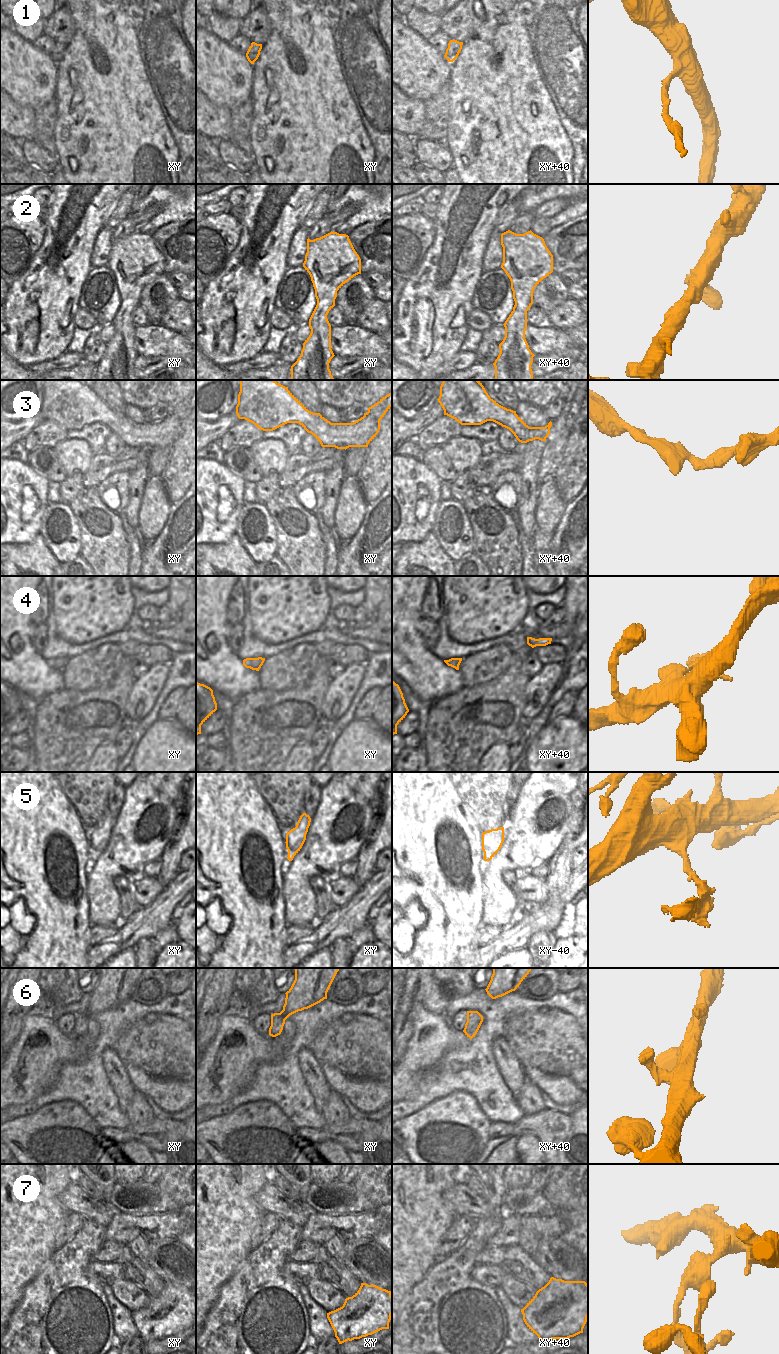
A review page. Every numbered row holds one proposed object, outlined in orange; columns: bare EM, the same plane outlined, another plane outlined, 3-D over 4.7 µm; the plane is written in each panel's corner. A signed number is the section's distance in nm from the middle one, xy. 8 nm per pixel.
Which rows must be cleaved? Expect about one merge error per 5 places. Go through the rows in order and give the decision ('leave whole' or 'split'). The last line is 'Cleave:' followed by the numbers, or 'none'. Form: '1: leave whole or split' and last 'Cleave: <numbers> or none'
1: split
2: leave whole
3: leave whole
4: split
5: split
6: leave whole
7: split
Cleave: 1, 4, 5, 7

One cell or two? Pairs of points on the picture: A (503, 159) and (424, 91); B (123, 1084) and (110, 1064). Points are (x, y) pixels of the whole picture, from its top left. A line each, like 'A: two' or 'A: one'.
A: two
B: one

